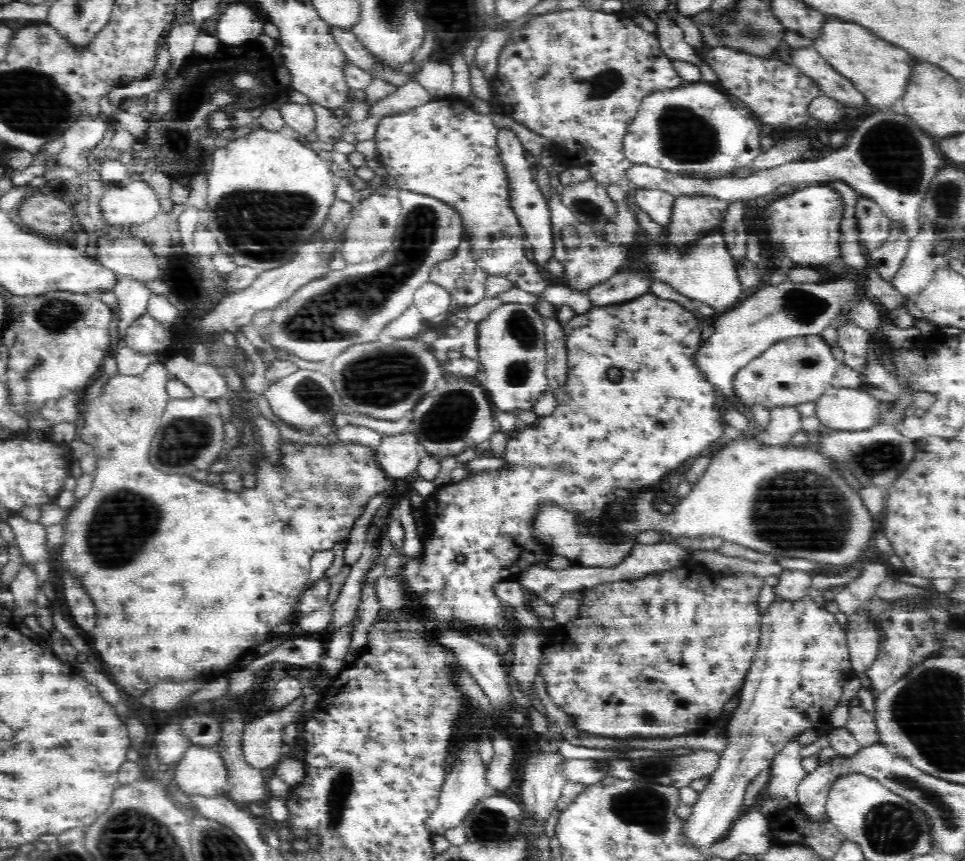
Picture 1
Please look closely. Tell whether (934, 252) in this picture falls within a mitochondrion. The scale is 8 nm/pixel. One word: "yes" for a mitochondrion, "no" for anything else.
yes

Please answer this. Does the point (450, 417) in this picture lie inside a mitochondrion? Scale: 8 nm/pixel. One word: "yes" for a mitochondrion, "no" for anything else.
yes

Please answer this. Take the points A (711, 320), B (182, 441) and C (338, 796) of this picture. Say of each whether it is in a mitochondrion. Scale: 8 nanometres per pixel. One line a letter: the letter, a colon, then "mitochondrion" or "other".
A: other
B: mitochondrion
C: mitochondrion

